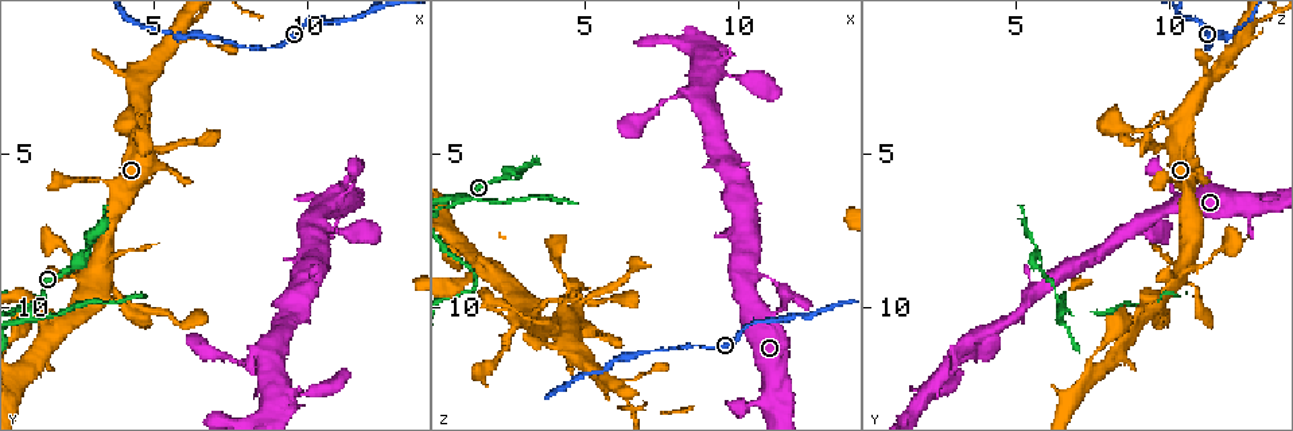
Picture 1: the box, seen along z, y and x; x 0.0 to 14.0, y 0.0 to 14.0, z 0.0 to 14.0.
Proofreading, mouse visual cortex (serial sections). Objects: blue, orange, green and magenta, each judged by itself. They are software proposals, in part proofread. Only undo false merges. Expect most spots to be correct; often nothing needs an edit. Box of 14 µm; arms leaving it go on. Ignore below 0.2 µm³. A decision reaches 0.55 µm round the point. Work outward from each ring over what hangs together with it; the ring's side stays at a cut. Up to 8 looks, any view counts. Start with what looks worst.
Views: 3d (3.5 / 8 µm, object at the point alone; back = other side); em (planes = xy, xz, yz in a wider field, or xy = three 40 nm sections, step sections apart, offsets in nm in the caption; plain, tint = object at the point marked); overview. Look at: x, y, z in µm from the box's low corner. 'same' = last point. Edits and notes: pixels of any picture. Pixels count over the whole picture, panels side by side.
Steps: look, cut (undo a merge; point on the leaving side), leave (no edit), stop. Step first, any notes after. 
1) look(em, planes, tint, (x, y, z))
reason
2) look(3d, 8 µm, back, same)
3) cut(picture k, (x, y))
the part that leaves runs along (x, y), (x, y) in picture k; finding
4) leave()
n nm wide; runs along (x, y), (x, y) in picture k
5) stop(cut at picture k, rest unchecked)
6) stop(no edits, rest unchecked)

look(3d, 8 µm, back, (1.2, 10.0, 6.5))
a fork

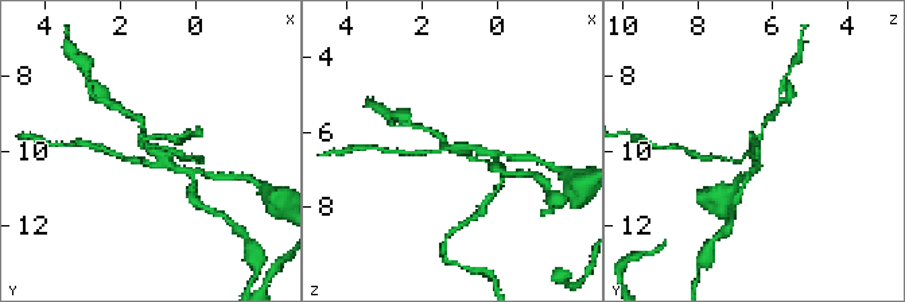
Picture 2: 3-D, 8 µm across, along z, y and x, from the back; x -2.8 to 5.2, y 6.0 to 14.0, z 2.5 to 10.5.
look(3d, 3.5 µm, (1.2, 10.0, 6.4))

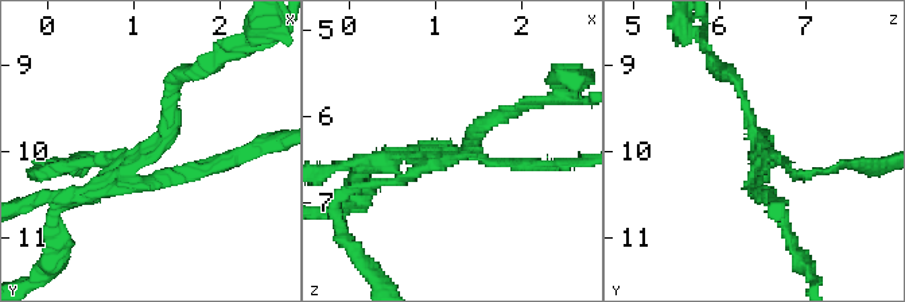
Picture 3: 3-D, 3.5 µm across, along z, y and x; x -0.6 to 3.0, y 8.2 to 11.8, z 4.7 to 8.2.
leave()
runs along (734, 81), (765, 171) in picture 3; one cell here

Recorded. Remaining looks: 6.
look(3d, 3.5 µm, (7.6, 11.8, 3.2))
a narrow waist

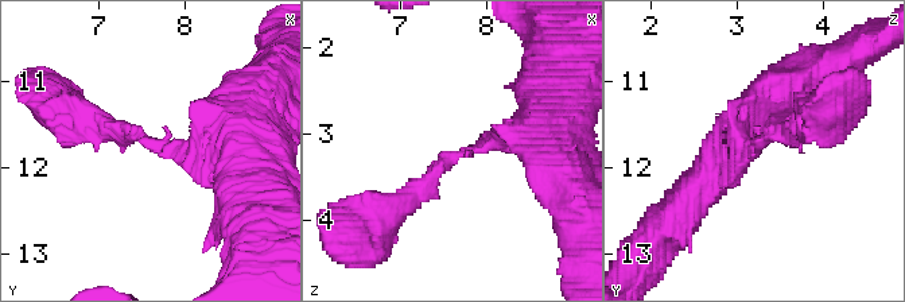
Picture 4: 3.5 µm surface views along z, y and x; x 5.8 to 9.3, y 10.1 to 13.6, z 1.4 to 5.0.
look(em, xy, step 1, plain, (7.70, 11.80, 3.25))

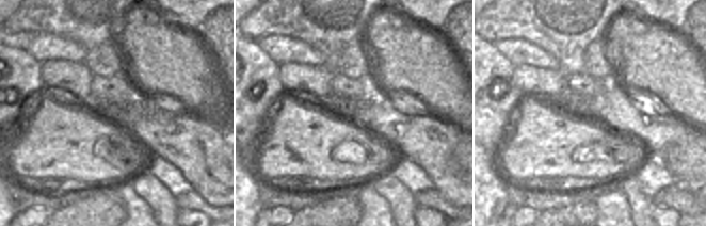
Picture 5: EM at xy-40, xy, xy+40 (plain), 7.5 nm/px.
look(em, xy, step 1, tint, same)
with the object marked

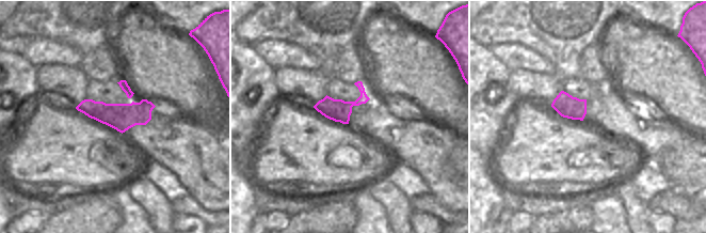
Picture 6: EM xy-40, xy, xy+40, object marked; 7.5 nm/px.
leave()
170 nm wide; runs along (150, 106), (140, 112), (80, 108) in picture 6; one cell here

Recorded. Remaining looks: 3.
look(3d, 3.5 µm, (3.3, 9.5, 9.9))

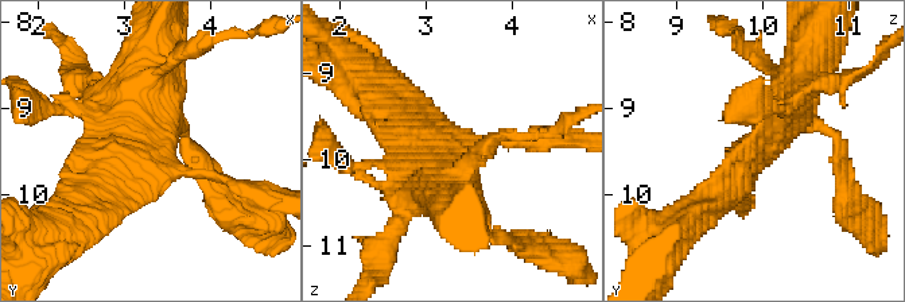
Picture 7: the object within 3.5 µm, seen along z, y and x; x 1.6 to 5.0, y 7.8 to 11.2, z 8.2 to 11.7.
look(em, xy, step 1, tint, (3.25, 9.60, 9.90))

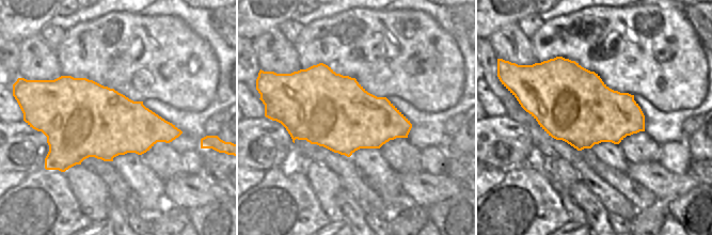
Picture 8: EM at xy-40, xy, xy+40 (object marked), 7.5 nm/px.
leave()
continuous, no second cell

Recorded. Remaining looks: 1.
stop(no edits, rest unchecked)

